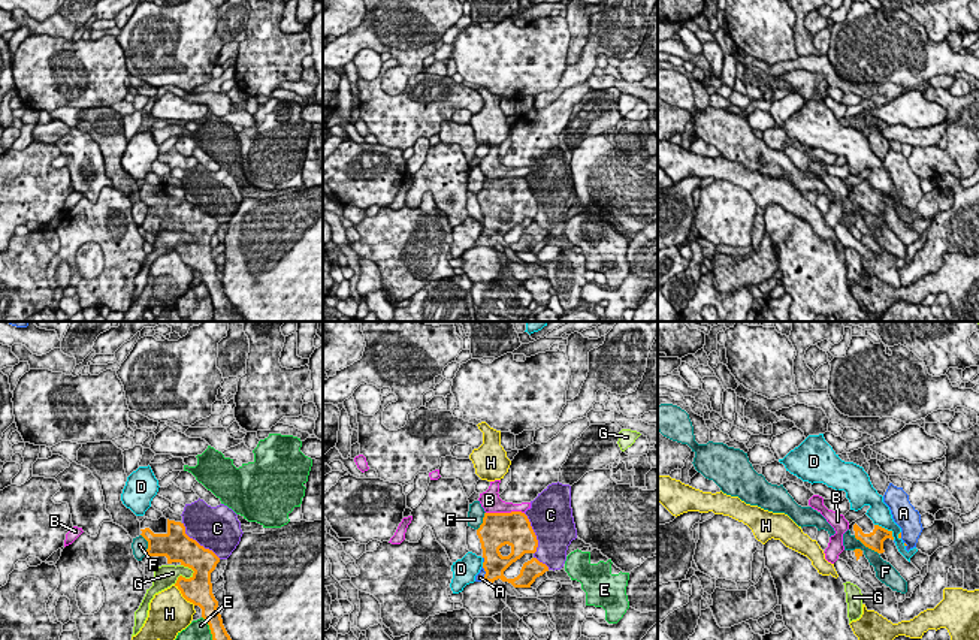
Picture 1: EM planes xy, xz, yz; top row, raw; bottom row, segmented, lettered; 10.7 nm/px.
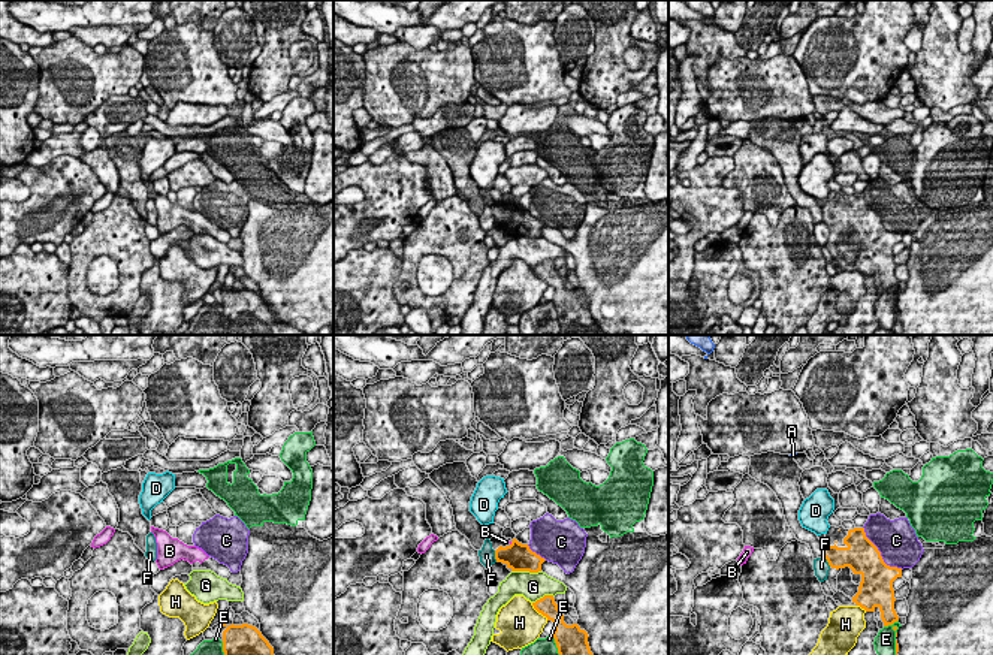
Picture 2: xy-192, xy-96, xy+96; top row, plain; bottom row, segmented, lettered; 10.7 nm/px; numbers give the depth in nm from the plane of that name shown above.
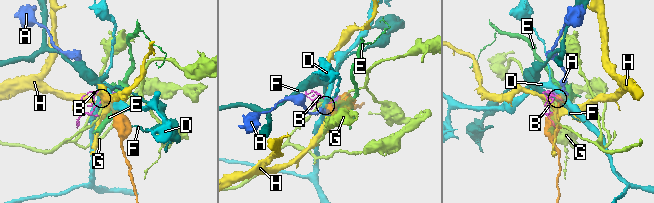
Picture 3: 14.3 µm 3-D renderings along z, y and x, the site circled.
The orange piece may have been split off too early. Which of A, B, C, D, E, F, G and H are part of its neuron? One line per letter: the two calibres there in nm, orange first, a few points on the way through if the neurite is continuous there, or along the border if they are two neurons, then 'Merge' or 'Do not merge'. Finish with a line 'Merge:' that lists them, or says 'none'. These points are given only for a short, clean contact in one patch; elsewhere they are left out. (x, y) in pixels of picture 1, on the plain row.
A: Thickness 240 nm (orange) against 100 nm. Merge
B: Thickness 360 nm (orange) against 220 nm. Do not merge
C: Thickness 340 nm (orange) against 460 nm. Do not merge
D: Thickness 190 nm (orange) against 220 nm. Do not merge
E: Thickness 280 nm (orange) against 360 nm. Do not merge
F: Thickness 190 nm (orange) against 160 nm. Boundary: yz (854, 201), (878, 219). Do not merge
G: Thickness 320 nm (orange) against 240 nm. Do not merge
H: Thickness 320 nm (orange) against 460 nm. Do not merge
Merge: A

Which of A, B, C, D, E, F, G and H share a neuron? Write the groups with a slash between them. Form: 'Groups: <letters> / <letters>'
Groups: A / B / C / D / E / F / G / H

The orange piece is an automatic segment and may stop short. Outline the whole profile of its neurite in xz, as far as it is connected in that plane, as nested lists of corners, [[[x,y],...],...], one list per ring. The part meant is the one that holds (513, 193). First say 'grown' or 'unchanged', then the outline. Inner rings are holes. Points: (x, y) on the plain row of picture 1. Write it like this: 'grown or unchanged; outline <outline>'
grown; outline [[[484,178],[477,200],[483,214],[483,232],[475,247],[493,248],[501,244],[514,253],[531,253],[537,242],[549,236],[546,229],[532,223],[523,229],[517,242],[504,241],[504,236],[525,218],[537,217],[538,205],[525,178]]]

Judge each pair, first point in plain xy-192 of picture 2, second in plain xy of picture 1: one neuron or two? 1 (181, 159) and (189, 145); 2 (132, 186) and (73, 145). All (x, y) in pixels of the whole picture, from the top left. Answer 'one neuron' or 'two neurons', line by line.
1: one neuron
2: two neurons

